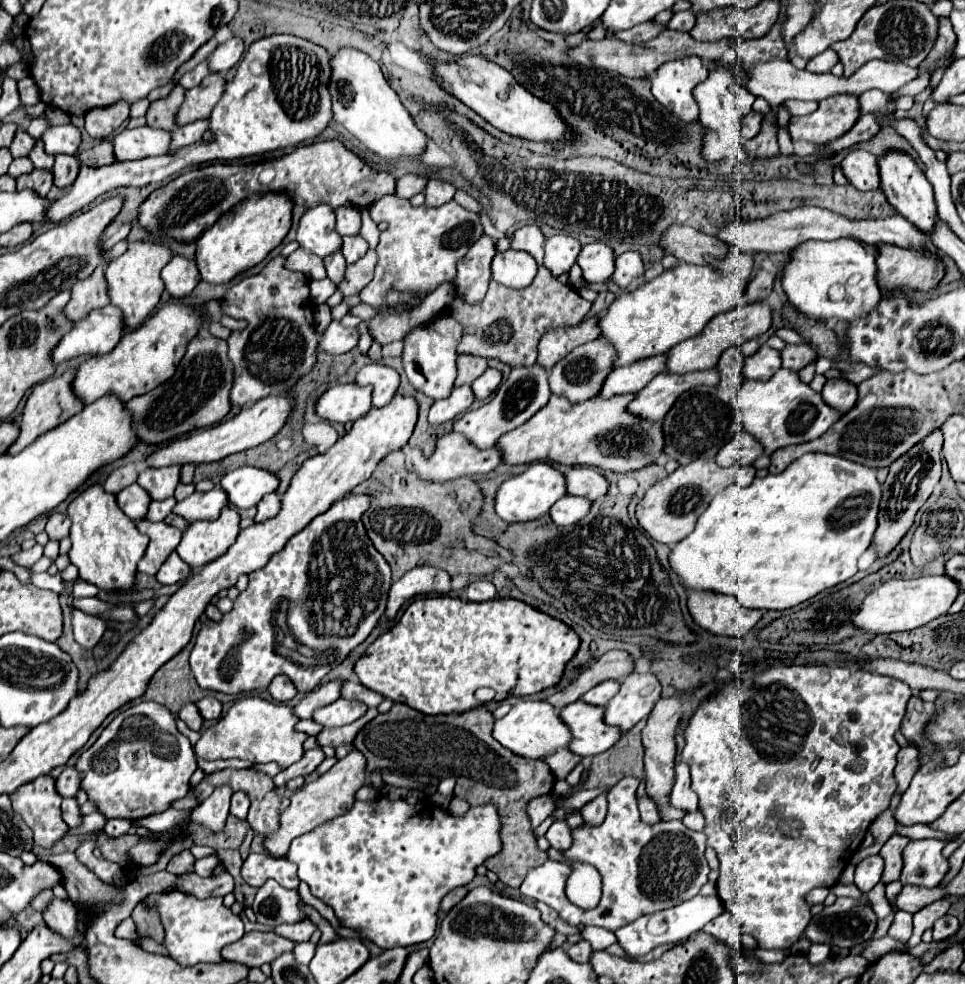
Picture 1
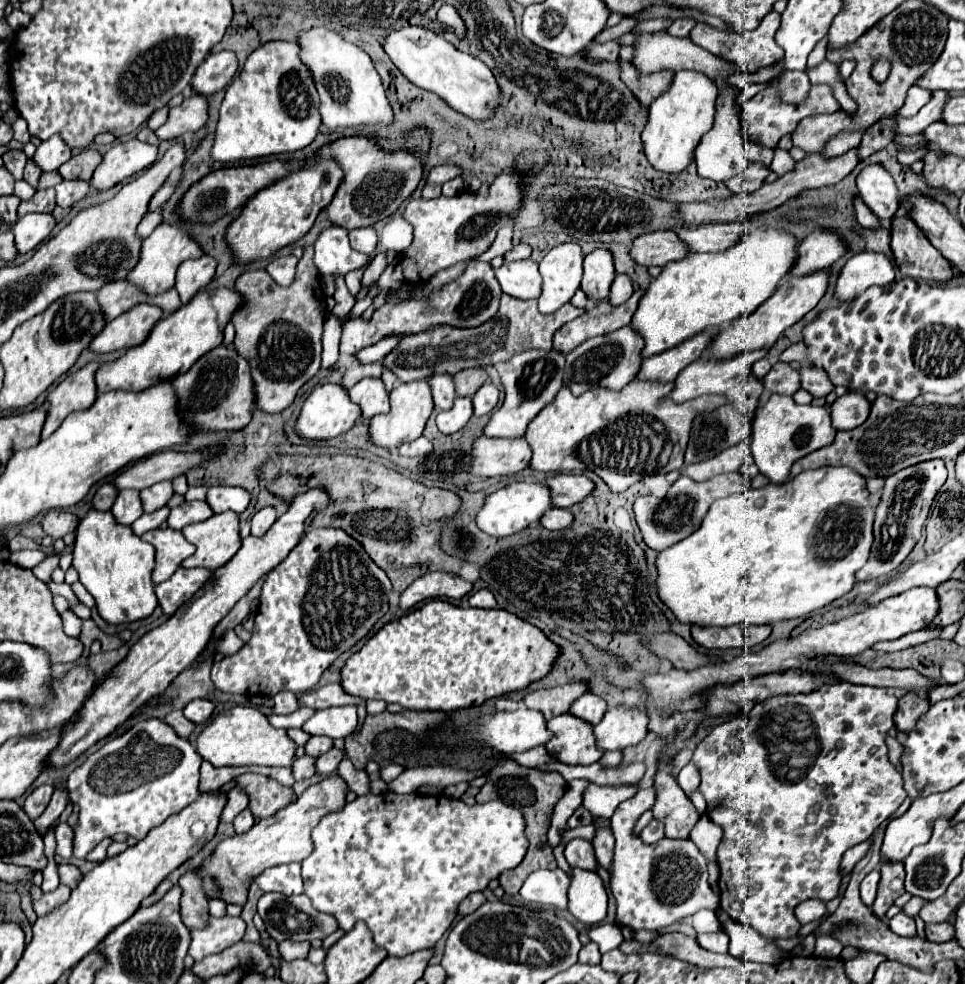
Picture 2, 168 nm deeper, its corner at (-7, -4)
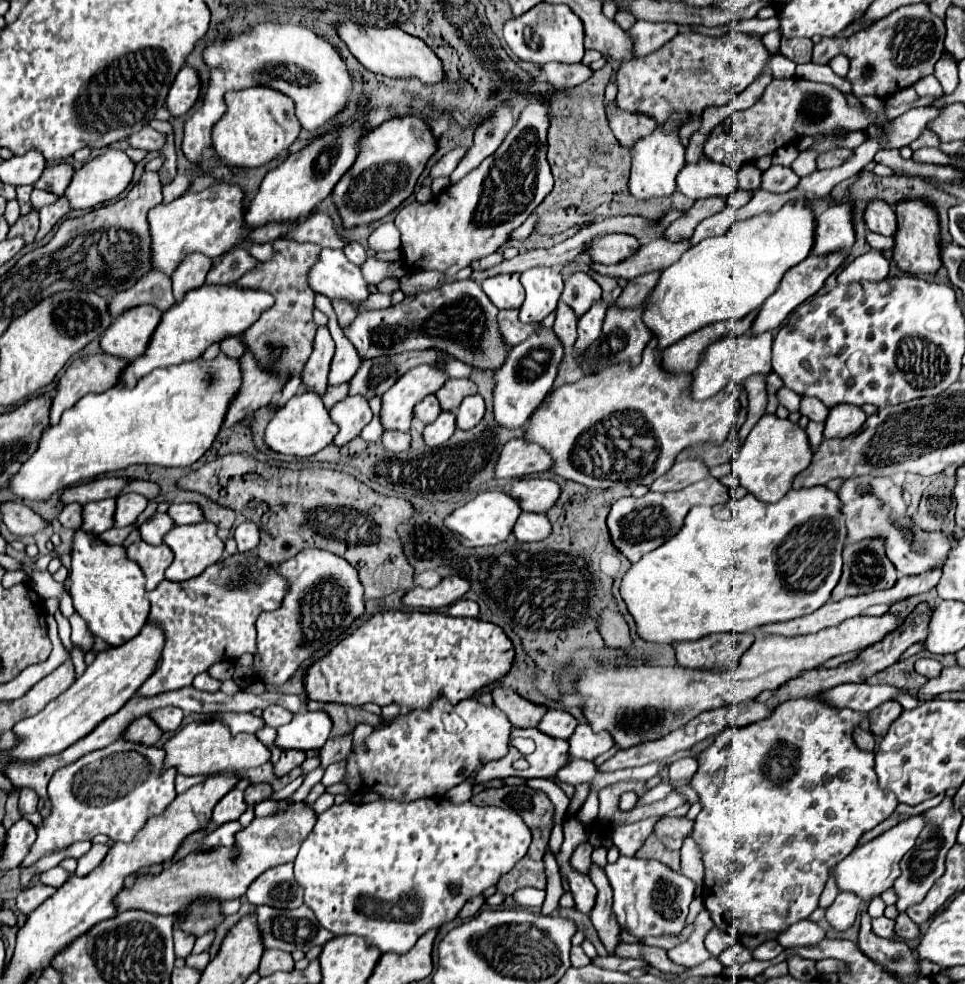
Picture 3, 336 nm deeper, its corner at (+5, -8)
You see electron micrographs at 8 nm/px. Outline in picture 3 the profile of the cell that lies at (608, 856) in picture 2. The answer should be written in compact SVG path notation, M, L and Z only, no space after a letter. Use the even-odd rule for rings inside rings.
M597 863L591 865L589 879L597 887L597 899L595 899L595 909L591 911L591 921L597 929L603 945L607 947L609 955L613 955L613 949L619 943L619 925L611 911L611 895L613 895L611 885L609 885L603 869Z

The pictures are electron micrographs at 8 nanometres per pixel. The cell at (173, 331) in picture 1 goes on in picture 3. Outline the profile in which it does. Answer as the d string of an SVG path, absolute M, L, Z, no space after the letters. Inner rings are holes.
M203 285L199 289L193 289L191 293L187 293L187 297L183 297L181 303L175 303L169 311L163 313L161 323L157 325L145 353L123 369L119 385L135 387L139 377L145 377L157 367L171 367L199 359L211 343L239 335L247 327L251 327L263 311L273 307L273 301L273 295L265 291L243 289L237 285Z

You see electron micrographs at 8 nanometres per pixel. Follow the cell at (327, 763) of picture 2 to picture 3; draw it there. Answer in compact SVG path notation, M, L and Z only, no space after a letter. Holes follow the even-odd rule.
M351 735L347 737L335 737L335 739L329 739L327 745L323 745L323 749L319 751L319 759L321 759L321 767L327 769L331 763L337 763L341 759L345 759L353 747L351 747Z

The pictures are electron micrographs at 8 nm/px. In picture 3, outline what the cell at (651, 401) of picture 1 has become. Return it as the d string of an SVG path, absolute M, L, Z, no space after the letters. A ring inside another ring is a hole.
M739 335L739 337L727 337L711 343L693 371L693 383L691 383L691 397L693 399L709 399L721 389L725 389L729 383L743 383L749 375L755 373L769 373L771 371L771 343L773 335Z

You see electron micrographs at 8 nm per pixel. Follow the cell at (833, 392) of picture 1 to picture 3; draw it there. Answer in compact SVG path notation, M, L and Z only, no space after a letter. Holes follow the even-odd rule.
M835 405L835 409L829 409L827 421L825 421L825 437L847 437L861 429L867 415L861 411L861 407L855 405Z

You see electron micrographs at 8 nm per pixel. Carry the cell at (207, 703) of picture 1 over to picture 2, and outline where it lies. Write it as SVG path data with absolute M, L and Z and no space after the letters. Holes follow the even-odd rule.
M195 699L195 701L191 701L191 703L185 705L183 715L185 715L191 723L205 723L205 721L211 717L213 709L215 709L215 705L213 705L209 699Z

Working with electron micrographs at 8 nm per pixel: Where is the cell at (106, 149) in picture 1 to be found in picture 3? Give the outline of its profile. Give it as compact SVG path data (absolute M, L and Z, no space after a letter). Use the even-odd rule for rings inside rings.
M61 161L61 163L53 163L53 165L47 165L47 169L43 171L43 175L39 177L39 181L35 183L37 189L45 189L45 191L51 191L55 195L63 195L67 185L71 183L71 177L73 177L75 169L73 165Z

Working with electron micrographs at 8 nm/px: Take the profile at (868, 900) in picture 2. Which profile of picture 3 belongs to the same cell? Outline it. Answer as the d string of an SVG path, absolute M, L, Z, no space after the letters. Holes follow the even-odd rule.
M839 893L837 899L833 901L833 905L825 913L827 923L837 931L847 929L857 919L861 903L863 901L859 901L859 897L851 897L851 893Z

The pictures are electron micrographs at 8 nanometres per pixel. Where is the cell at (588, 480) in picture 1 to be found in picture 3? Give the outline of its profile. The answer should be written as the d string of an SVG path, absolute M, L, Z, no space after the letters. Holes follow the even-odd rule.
M519 479L511 487L511 497L519 501L523 511L547 513L559 499L559 483L551 479Z

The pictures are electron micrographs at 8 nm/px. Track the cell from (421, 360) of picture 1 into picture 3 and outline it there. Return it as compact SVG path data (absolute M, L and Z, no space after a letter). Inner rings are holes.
M427 395L419 405L415 405L415 417L421 419L423 423L435 421L439 413L441 413L441 407L439 407L439 401L435 395Z

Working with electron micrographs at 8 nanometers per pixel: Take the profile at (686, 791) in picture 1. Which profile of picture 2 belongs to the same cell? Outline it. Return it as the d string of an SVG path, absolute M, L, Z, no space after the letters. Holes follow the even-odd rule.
M687 763L677 775L677 783L685 793L697 789L699 787L699 769L693 763Z

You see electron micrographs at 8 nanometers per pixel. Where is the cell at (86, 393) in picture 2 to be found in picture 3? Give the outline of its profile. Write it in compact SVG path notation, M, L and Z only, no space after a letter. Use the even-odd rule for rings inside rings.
M99 353L75 359L57 383L57 391L51 405L49 423L57 425L61 413L73 407L87 393L103 393L113 387L129 361Z

